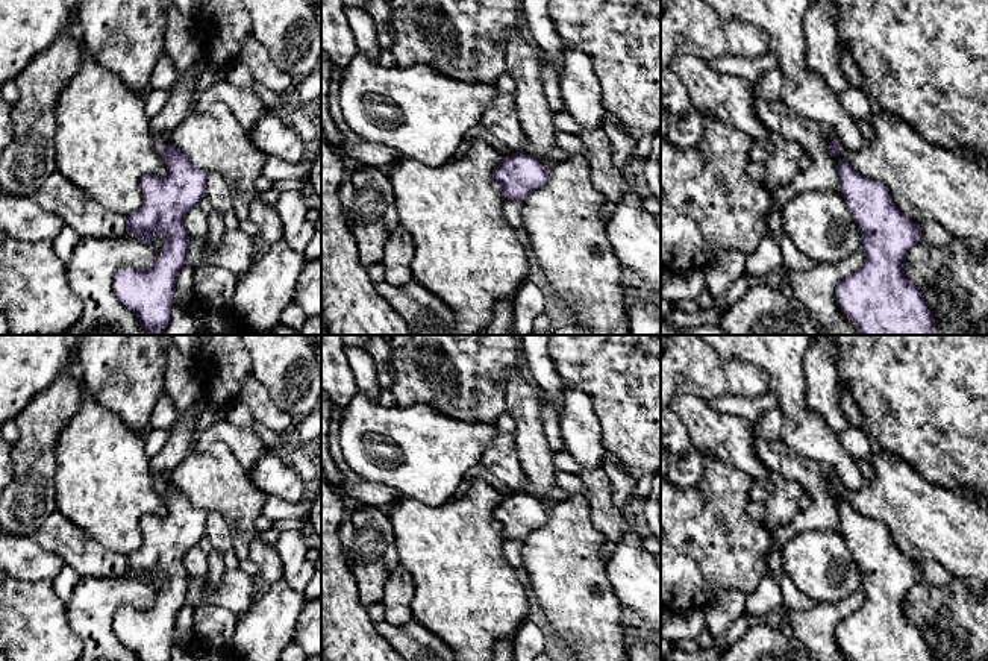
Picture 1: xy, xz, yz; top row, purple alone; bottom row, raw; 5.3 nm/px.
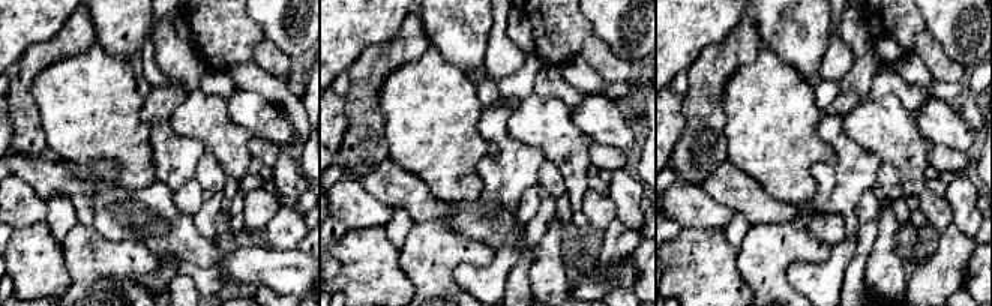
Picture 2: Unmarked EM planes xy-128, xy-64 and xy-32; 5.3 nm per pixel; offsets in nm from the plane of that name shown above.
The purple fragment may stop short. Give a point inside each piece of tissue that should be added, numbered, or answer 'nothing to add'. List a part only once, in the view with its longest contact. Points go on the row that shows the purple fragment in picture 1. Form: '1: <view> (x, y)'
1: yz (806, 93)

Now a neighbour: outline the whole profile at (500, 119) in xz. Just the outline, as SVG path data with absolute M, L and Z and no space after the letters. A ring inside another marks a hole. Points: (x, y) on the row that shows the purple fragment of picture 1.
M499 94L482 115L482 126L505 147L523 153L526 135L512 94Z

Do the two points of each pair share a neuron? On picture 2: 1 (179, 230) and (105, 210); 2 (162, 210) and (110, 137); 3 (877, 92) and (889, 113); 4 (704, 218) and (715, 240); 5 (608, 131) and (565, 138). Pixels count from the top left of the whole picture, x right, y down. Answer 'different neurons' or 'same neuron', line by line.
1: same neuron
2: different neurons
3: different neurons
4: different neurons
5: different neurons

